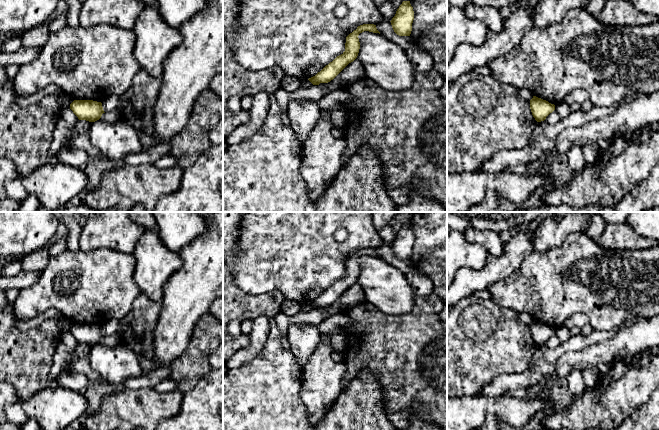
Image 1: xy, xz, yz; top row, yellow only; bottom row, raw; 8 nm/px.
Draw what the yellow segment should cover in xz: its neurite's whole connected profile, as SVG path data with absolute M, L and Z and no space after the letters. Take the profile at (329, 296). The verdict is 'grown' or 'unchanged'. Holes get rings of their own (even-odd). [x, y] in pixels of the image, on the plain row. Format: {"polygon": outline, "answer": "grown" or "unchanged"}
{"polygon": "M363 248L358 250L356 254L346 261L345 275L308 304L313 309L328 307L333 304L349 287L357 282L360 273L358 260L364 255L380 258L374 248Z", "answer": "unchanged"}

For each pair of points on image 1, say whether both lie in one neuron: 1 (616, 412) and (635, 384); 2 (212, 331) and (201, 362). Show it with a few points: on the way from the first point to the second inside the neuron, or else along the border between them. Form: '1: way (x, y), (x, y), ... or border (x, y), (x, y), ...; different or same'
1: way (616, 405), (629, 391); same
2: way (205, 339), (201, 344), (201, 354); same

